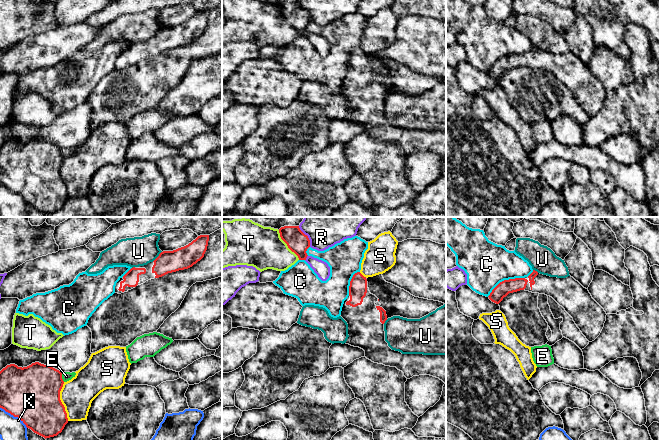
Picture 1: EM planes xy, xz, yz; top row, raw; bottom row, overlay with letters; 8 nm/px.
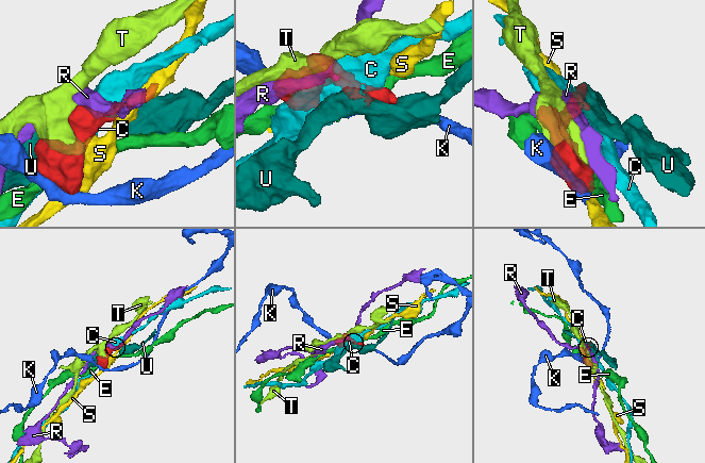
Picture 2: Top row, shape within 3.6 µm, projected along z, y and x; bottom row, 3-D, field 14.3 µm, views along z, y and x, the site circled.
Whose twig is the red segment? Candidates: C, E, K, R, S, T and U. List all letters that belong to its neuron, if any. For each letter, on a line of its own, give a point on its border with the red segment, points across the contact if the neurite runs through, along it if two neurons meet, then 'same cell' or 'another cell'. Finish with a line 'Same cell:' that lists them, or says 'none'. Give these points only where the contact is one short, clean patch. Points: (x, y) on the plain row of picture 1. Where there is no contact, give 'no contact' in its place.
C: yz (505, 56) | another cell
E: xy (61, 153) | another cell
K: xy (14, 192) | another cell
R: xz (307, 12) | another cell
S: xy (60, 177) | another cell
T: xz (287, 21) | another cell
U: xy (158, 32) | another cell
Same cell: none

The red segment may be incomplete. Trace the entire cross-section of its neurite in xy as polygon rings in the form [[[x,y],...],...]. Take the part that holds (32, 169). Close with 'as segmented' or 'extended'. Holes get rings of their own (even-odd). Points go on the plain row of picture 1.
[[[39,138],[27,143],[7,141],[0,147],[0,184],[18,193],[27,204],[46,214],[57,212],[68,199],[65,183],[60,176],[64,157],[62,149]]]; as segmented

